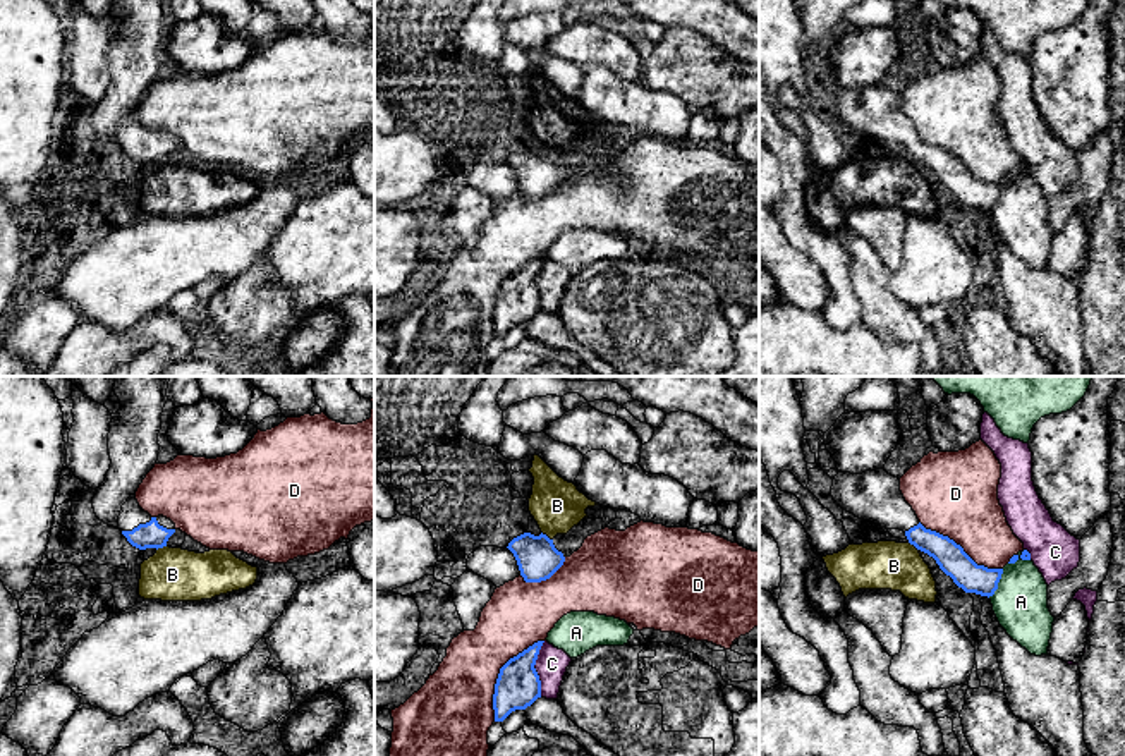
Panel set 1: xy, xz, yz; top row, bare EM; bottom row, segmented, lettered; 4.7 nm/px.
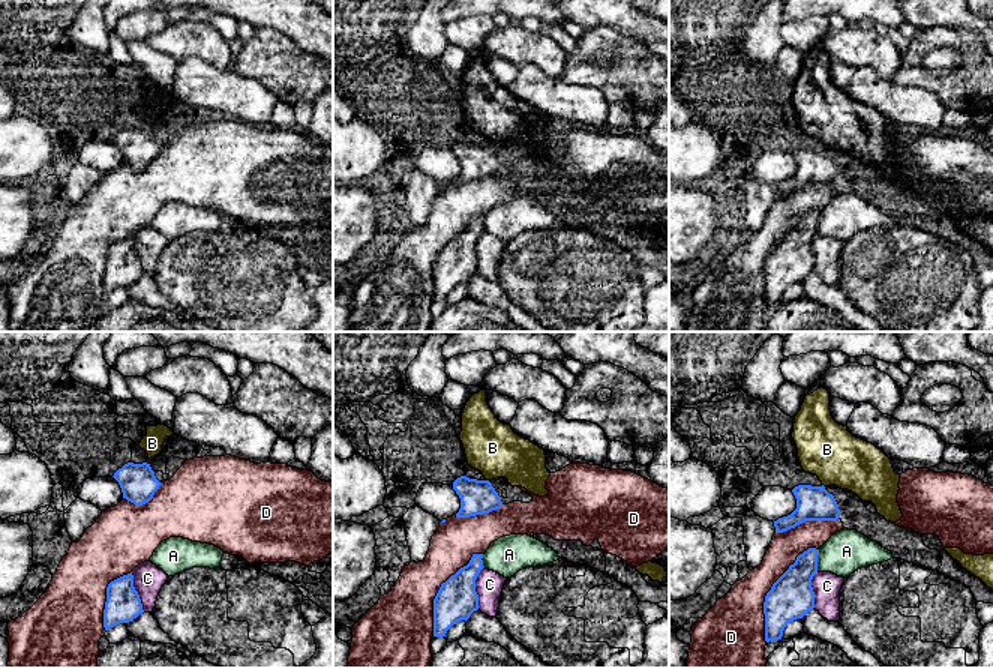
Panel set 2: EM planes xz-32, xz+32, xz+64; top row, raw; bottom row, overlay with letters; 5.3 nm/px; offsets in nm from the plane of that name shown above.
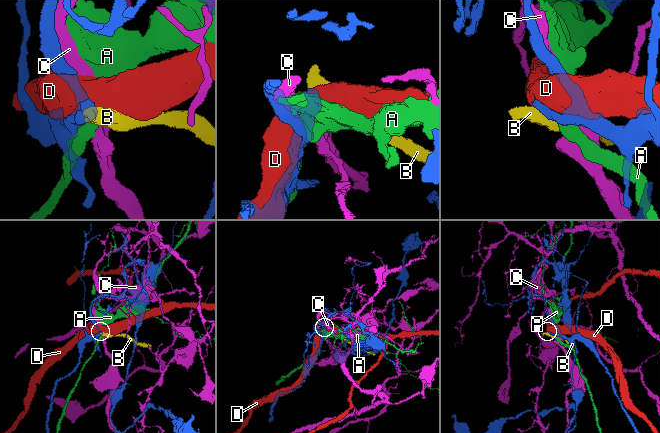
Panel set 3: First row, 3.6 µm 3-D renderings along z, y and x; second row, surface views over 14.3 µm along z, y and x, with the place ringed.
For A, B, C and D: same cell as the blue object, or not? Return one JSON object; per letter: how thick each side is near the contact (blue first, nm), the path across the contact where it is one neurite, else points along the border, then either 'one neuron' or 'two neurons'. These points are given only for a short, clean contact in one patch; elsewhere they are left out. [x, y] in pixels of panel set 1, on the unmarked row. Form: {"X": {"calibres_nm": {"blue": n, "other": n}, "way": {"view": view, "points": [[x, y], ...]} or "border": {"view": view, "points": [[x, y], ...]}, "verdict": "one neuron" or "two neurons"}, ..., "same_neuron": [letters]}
{"A": {"calibres_nm": {"blue": 140, "other": 260}, "verdict": "two neurons"}, "B": {"calibres_nm": {"blue": 200, "other": 240}, "border": {"view": "xz", "points": [[541, 146], [552, 155]]}, "verdict": "two neurons"}, "C": {"calibres_nm": {"blue": 200, "other": 150}, "verdict": "two neurons"}, "D": {"calibres_nm": {"blue": 200, "other": 360}, "verdict": "two neurons"}, "same_neuron": []}

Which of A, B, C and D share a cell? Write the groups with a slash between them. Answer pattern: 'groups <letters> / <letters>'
groups A / B / C / D

